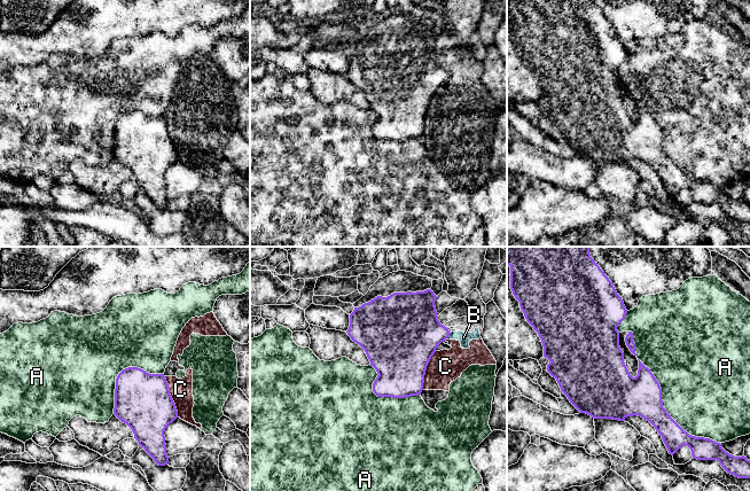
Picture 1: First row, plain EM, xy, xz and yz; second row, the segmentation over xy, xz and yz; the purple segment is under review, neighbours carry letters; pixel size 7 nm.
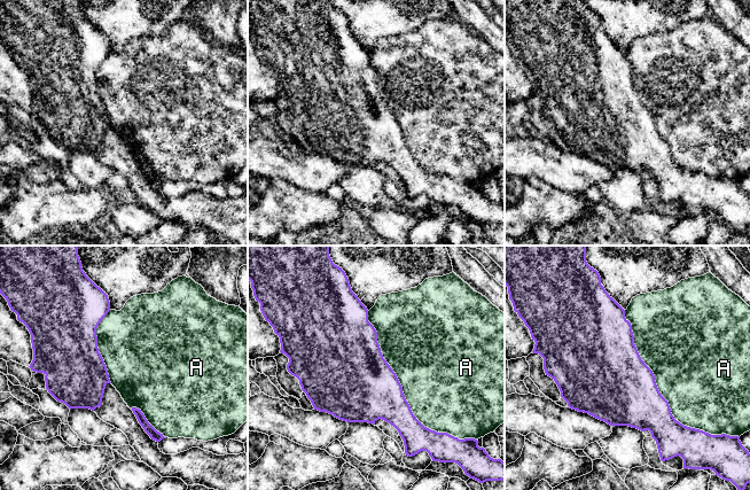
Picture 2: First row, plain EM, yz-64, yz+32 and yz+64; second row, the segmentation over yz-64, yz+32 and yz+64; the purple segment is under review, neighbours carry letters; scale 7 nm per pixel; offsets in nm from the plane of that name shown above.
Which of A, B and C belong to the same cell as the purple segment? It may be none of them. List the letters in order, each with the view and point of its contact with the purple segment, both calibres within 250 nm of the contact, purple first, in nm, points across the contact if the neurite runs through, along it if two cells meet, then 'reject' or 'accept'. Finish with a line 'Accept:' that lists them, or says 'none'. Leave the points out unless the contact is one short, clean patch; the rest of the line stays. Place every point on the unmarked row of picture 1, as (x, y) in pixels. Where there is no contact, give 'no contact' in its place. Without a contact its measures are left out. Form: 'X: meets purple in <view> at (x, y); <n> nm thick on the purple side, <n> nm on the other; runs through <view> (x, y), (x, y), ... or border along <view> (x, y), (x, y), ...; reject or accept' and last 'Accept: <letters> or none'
A: meets purple in yz at (661, 140); 280 nm thick on the purple side, 480 nm on the other; reject
B: meets purple in xz at (448, 78); 400 nm thick on the purple side, 80 nm on the other; border along xz (451, 76), (446, 80); reject
C: meets purple in xy at (171, 140); 400 nm thick on the purple side, 160 nm on the other; reject
Accept: none

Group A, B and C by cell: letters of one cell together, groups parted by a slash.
A C / B

